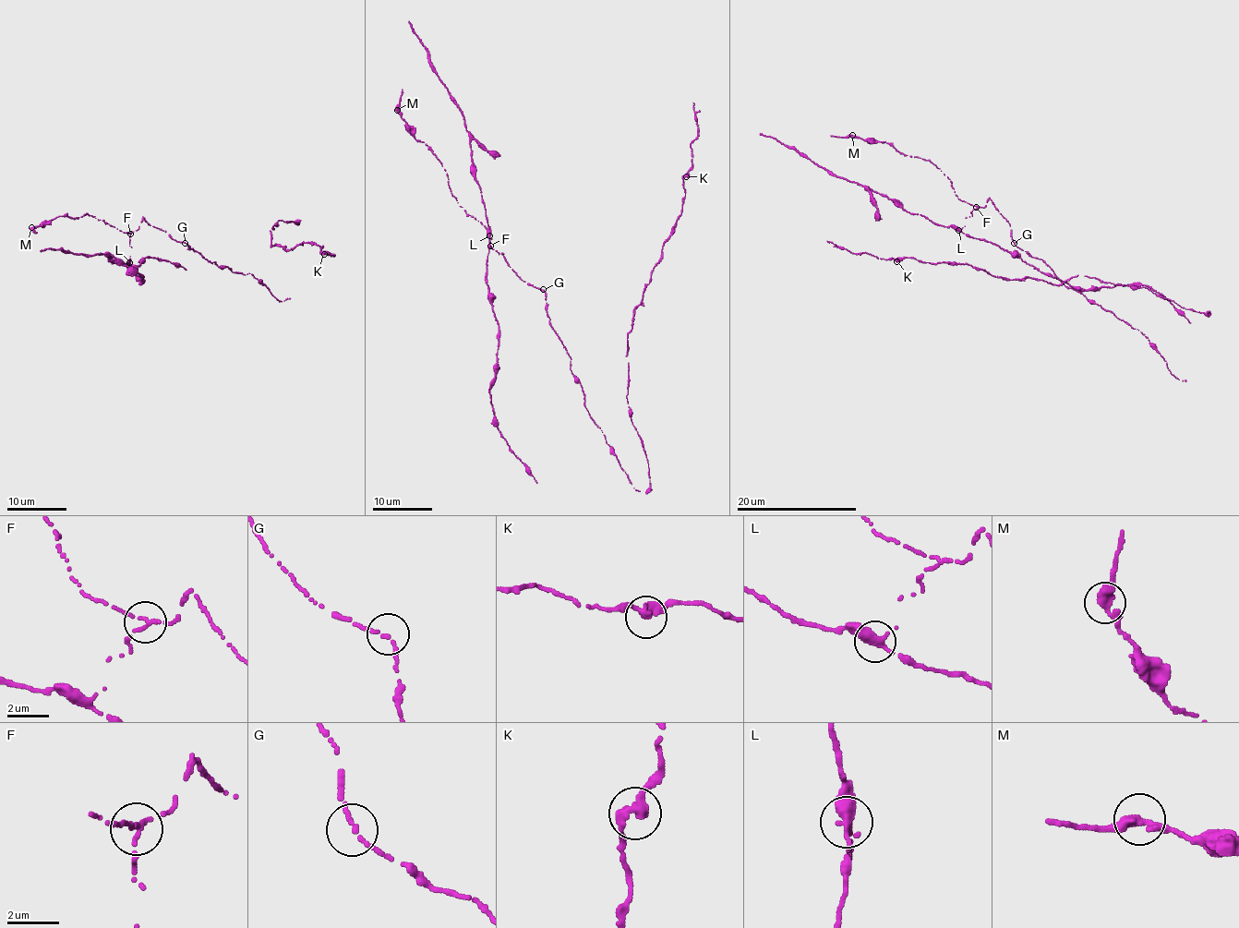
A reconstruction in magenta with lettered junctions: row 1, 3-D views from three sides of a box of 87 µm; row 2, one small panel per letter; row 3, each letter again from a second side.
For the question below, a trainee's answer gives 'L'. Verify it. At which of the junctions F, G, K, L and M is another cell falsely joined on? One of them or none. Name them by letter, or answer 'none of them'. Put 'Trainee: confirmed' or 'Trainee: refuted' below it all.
L
Trainee: confirmed

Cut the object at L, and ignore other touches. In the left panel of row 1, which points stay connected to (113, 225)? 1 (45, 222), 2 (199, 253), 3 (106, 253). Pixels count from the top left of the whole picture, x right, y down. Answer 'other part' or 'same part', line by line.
1: same part
2: same part
3: other part

